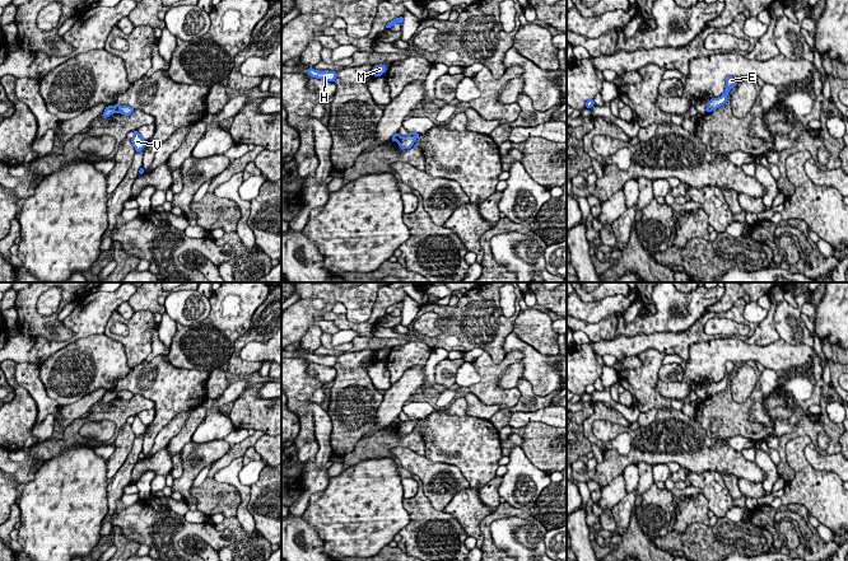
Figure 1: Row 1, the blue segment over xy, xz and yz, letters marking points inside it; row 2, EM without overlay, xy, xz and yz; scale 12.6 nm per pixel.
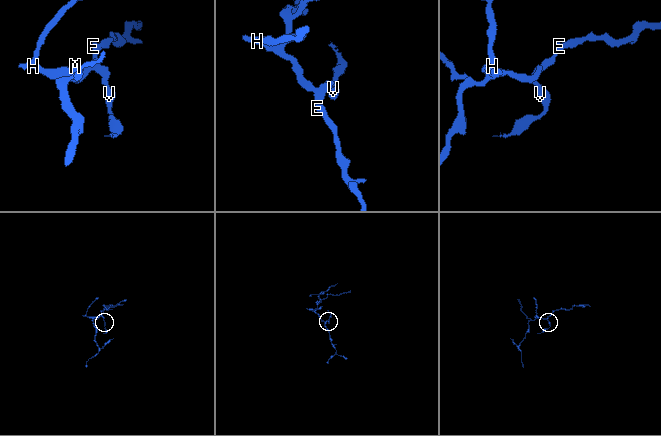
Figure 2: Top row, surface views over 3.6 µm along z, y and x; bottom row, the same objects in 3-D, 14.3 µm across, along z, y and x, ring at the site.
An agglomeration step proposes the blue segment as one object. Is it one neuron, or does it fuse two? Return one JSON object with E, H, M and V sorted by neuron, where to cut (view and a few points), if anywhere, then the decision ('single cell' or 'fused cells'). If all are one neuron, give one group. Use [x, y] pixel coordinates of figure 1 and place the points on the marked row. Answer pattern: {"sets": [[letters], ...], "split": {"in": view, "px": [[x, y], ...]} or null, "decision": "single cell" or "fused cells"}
{"sets": [["E", "V"], ["H", "M"]], "split": {"in": "xy", "px": [[115, 104], [117, 111]]}, "decision": "fused cells"}

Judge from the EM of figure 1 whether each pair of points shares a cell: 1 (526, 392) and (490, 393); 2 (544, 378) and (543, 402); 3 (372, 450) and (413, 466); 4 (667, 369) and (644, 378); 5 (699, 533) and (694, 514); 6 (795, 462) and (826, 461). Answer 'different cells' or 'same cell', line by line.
1: different cells
2: different cells
3: different cells
4: different cells
5: different cells
6: different cells

